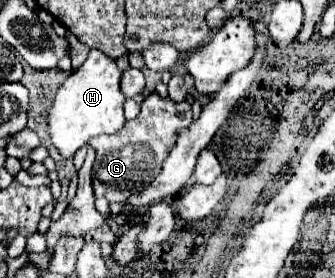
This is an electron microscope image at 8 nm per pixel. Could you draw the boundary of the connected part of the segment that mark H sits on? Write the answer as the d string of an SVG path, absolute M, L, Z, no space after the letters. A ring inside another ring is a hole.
M91 50L89 58L79 70L73 70L63 86L57 90L53 106L49 110L49 138L63 158L71 158L91 136L113 134L125 124L123 104L125 94L121 92L121 70L117 62L101 50Z

